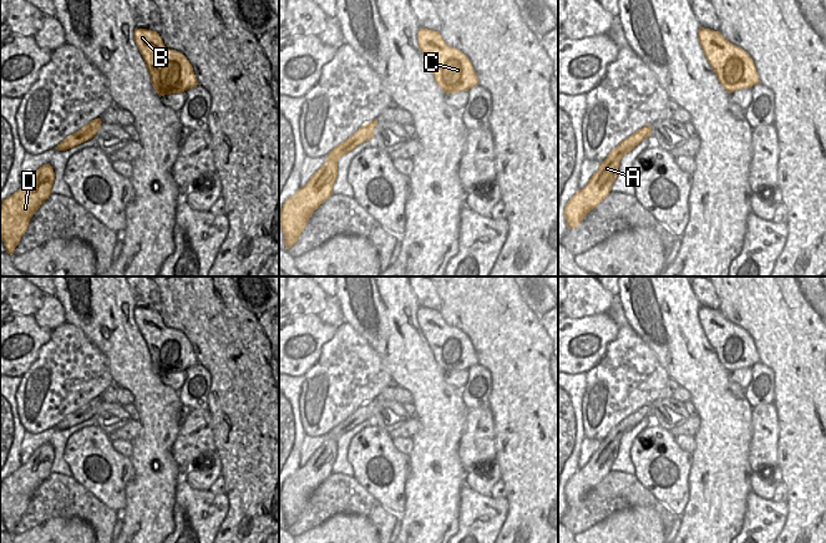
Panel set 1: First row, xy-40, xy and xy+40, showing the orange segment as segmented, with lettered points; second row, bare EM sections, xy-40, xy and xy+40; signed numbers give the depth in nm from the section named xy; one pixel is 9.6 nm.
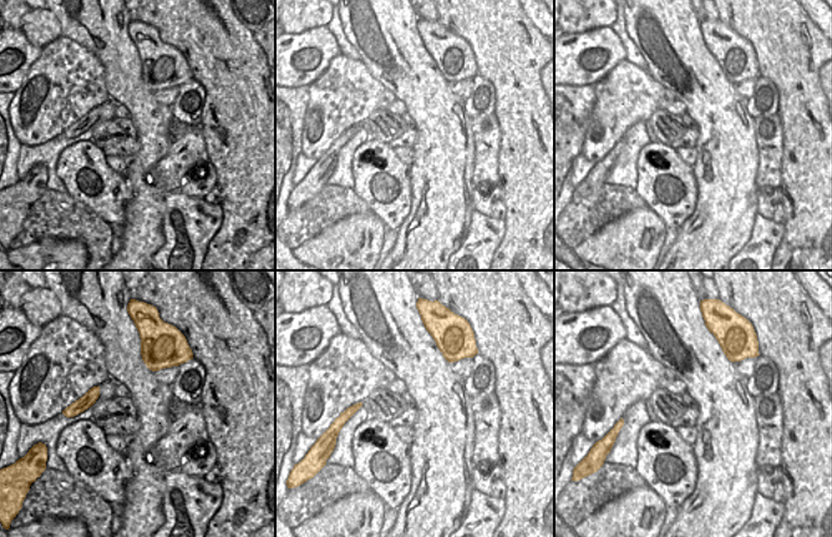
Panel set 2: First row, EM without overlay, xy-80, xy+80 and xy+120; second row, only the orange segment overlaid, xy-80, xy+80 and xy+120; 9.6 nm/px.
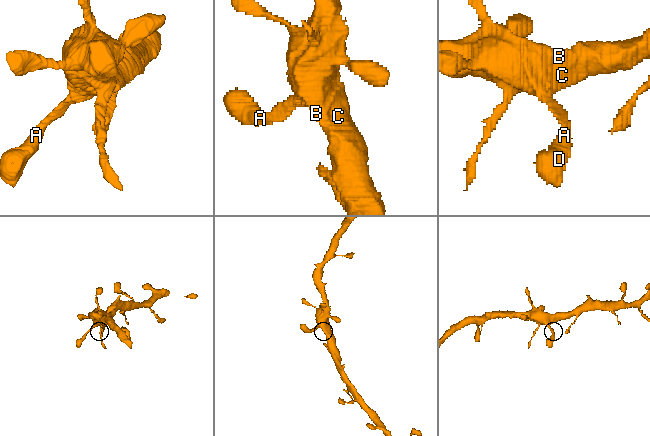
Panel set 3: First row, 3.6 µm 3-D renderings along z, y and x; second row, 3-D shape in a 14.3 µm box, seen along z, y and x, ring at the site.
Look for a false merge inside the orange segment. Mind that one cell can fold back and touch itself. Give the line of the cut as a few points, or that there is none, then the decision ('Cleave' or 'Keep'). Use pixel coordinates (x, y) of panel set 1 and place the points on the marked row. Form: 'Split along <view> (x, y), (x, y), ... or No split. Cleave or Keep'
No split. Keep.

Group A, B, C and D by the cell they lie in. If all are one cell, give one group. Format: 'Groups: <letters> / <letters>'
Groups: A B C D.

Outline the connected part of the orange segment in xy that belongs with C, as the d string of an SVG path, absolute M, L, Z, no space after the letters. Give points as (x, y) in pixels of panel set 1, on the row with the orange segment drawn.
M419 29L419 47L445 93L468 91L478 85L475 70L466 55L445 44L439 31Z

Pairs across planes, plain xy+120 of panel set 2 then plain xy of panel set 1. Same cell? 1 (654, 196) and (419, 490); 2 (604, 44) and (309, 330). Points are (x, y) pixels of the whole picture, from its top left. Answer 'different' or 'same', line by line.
1: different
2: same

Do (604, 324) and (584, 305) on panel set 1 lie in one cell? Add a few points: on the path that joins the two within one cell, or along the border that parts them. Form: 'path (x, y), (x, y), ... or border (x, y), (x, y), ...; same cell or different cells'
border (607, 311), (571, 319); different cells

